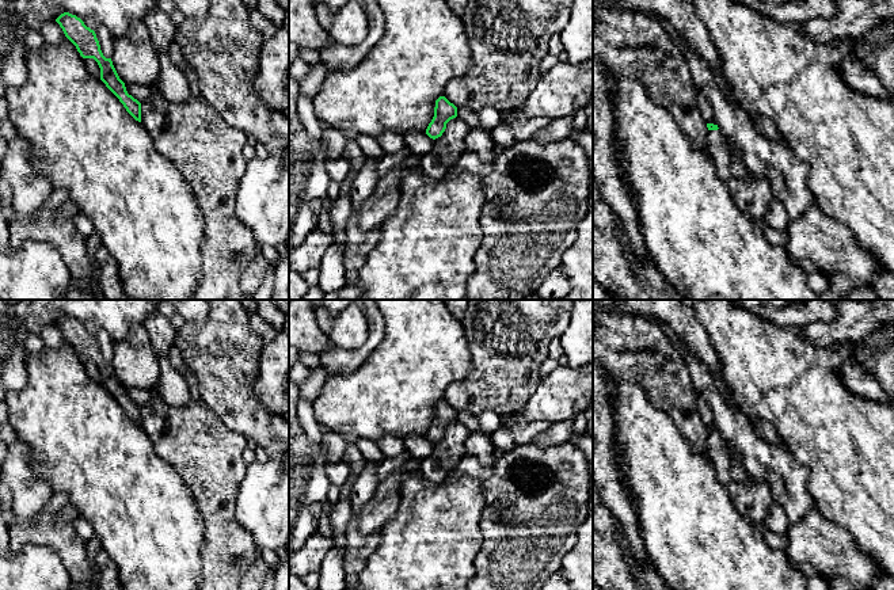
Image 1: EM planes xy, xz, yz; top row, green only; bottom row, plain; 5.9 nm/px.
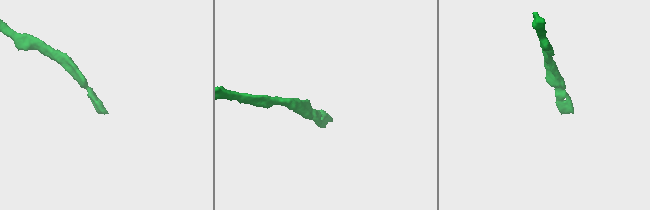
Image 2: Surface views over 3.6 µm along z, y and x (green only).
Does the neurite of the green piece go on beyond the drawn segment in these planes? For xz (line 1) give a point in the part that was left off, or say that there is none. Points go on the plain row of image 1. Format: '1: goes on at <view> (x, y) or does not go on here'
1: does not go on here

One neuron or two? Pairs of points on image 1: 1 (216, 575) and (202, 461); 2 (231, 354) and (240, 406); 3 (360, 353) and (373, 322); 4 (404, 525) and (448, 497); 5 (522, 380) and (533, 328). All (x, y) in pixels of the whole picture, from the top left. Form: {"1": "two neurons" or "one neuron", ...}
{"1": "one neuron", "2": "one neuron", "3": "one neuron", "4": "one neuron", "5": "one neuron"}

